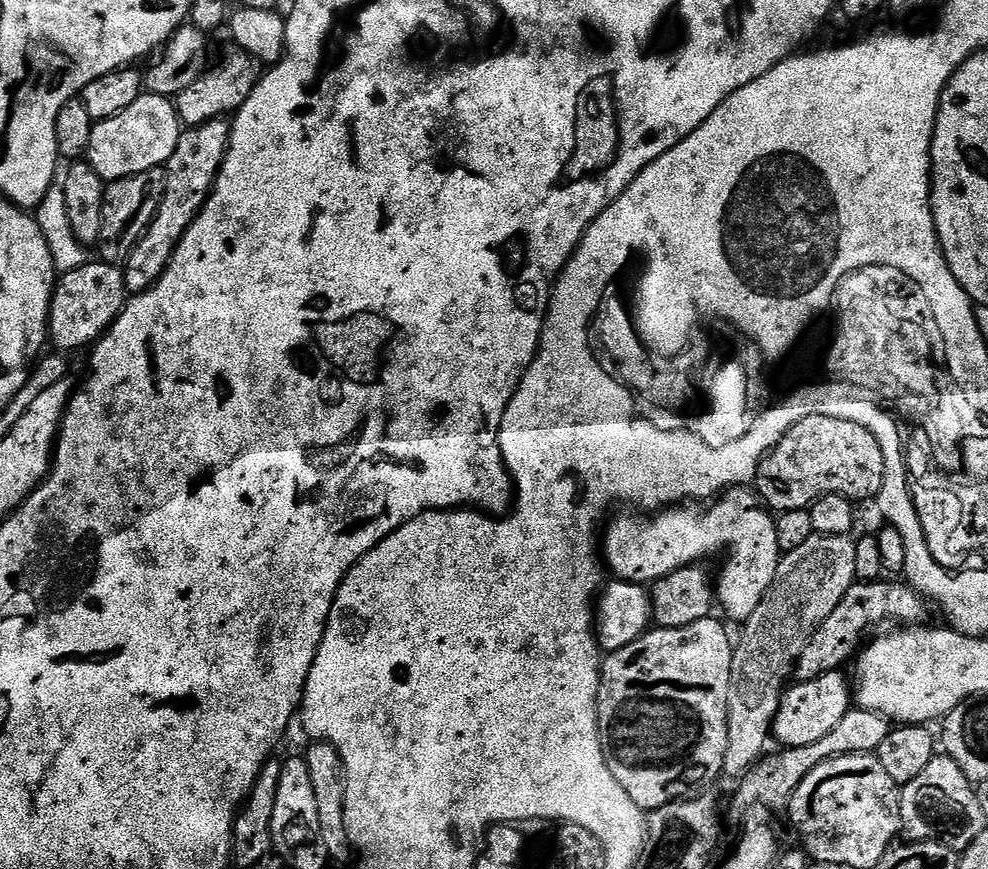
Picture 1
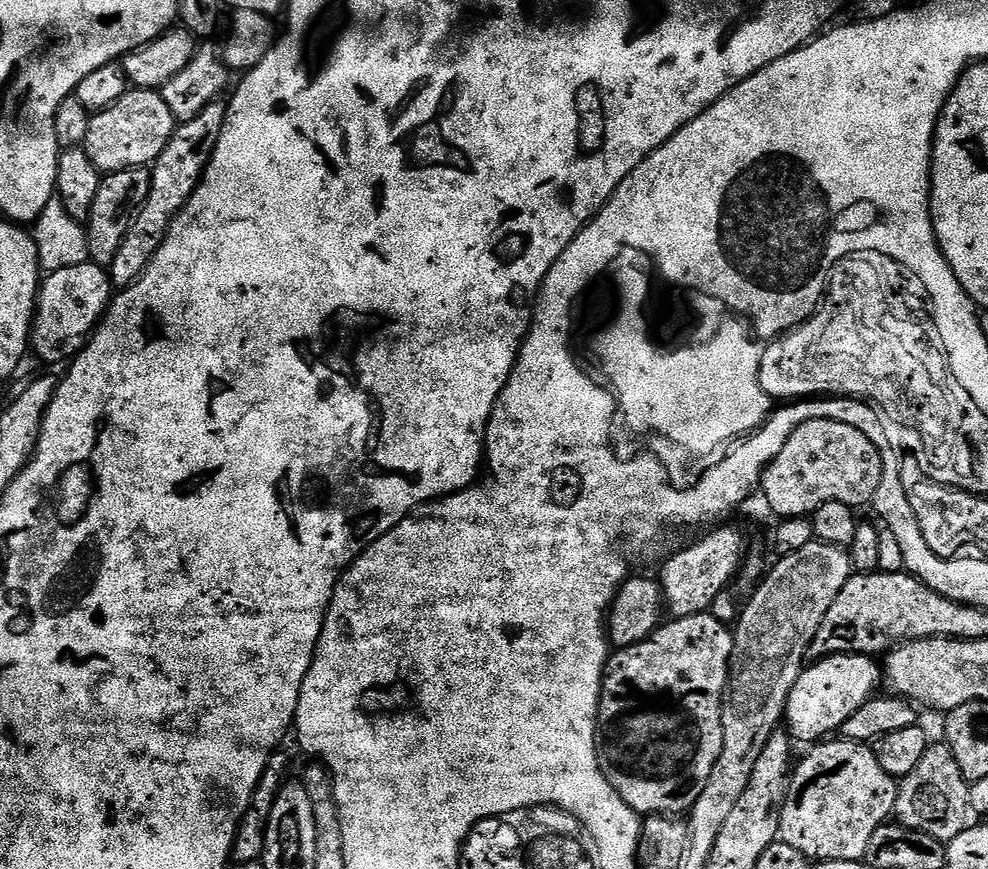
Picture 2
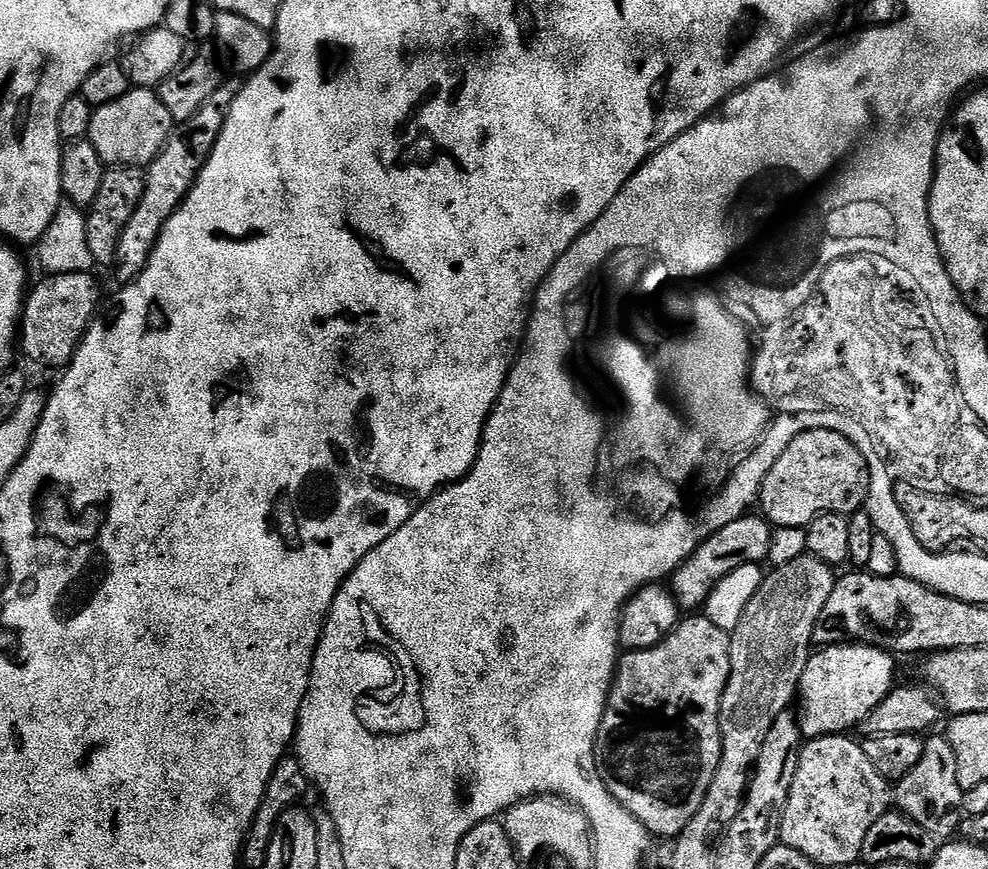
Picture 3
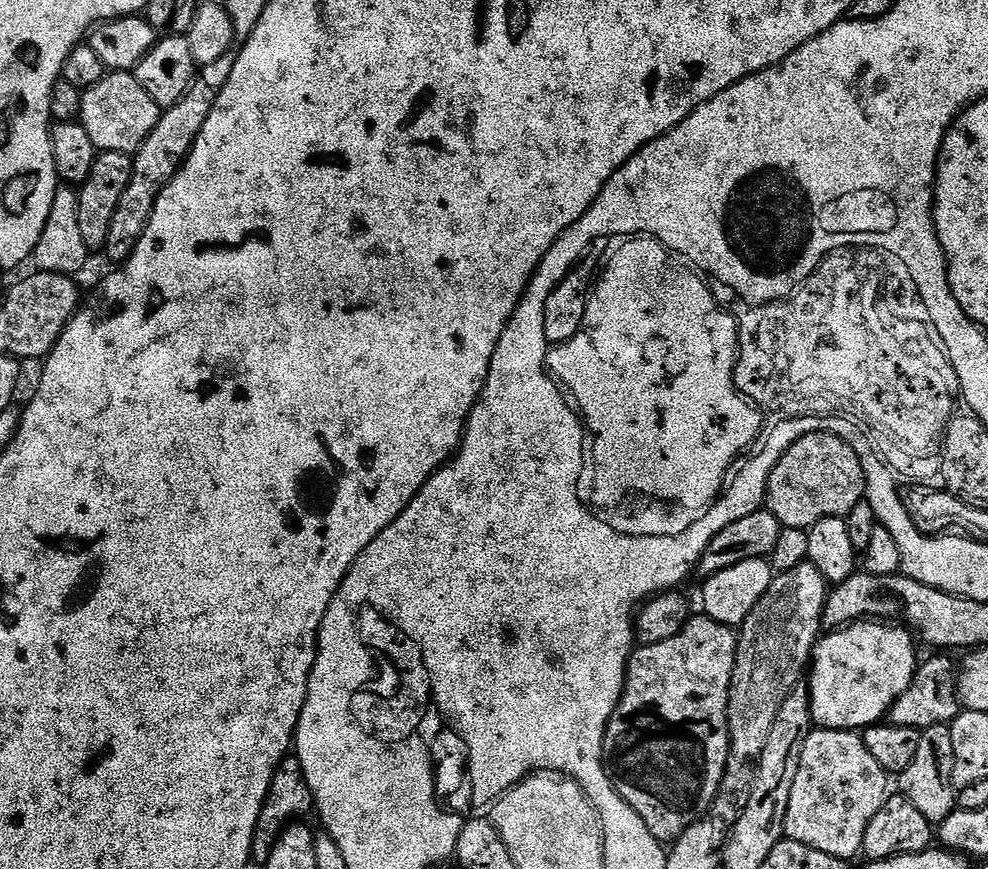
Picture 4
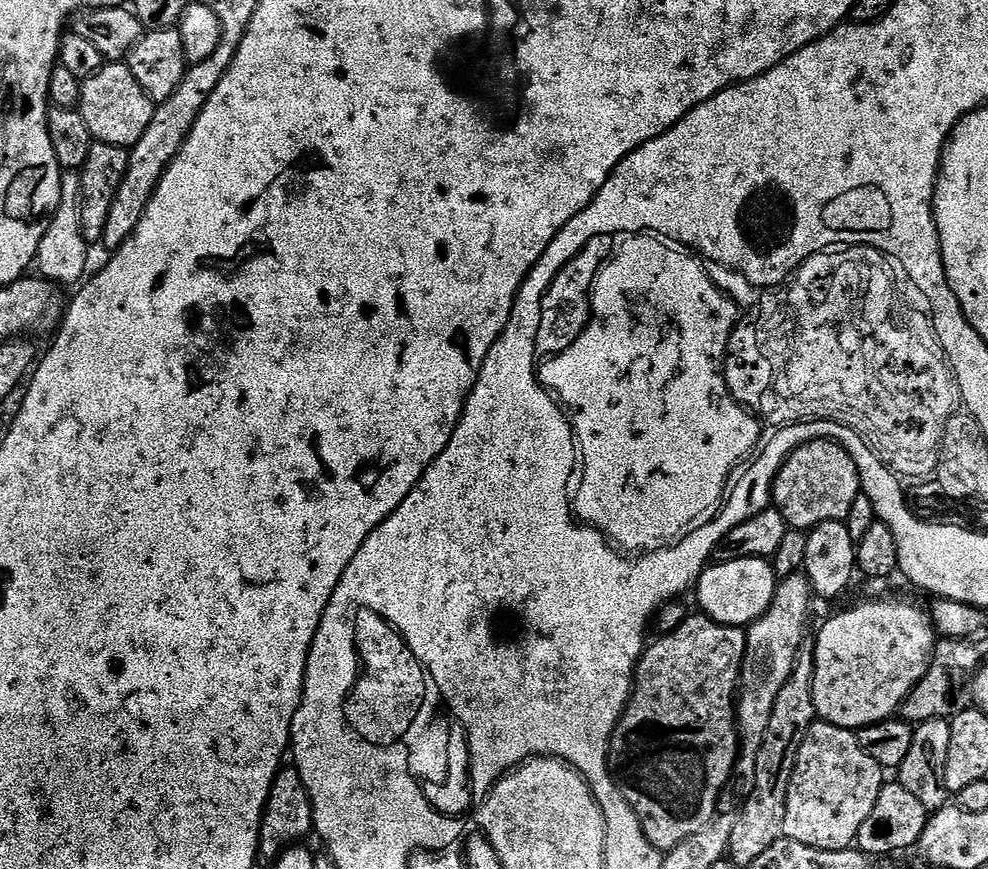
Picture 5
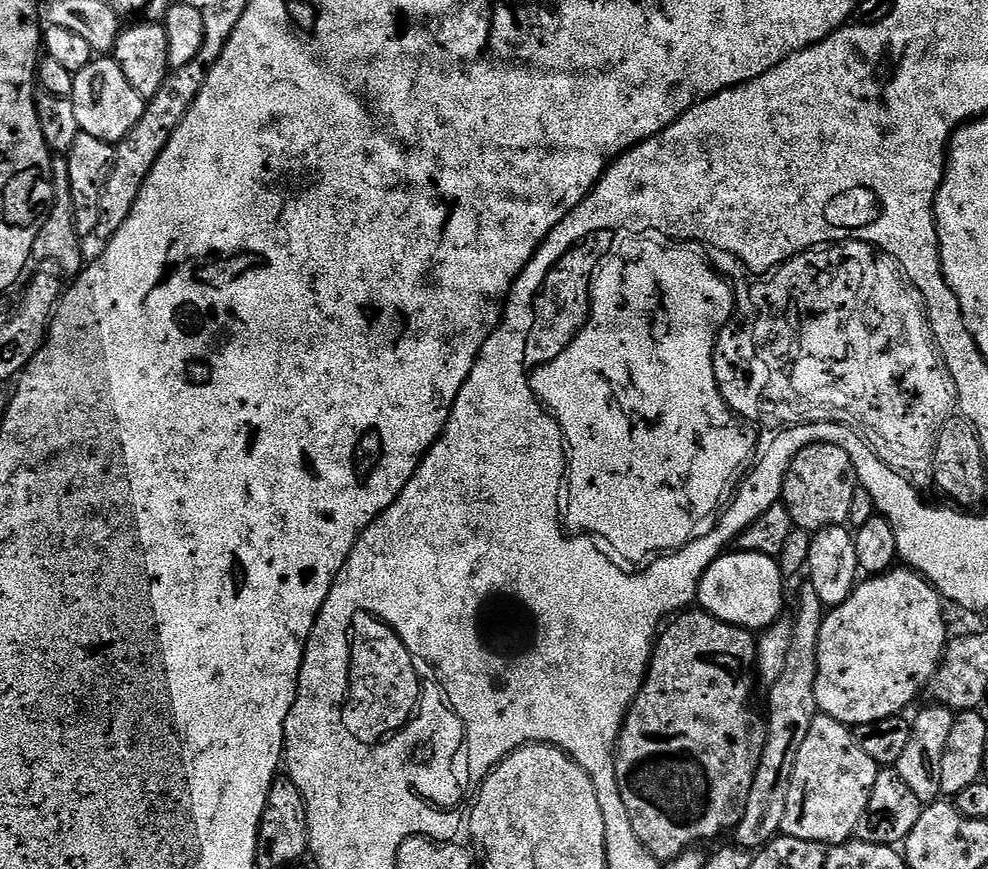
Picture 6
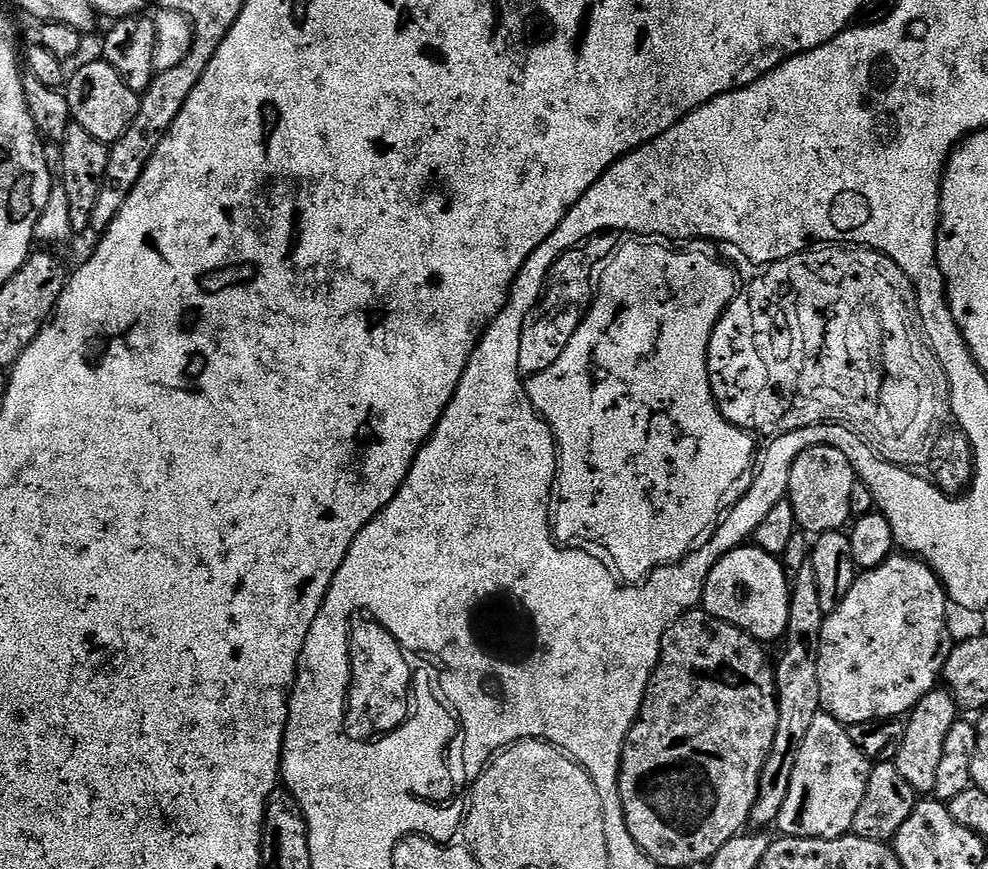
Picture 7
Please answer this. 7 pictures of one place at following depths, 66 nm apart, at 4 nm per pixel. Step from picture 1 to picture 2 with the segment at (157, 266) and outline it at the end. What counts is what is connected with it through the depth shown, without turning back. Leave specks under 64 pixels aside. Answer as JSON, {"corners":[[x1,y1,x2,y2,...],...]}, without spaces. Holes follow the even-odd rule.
{"corners":[[213,102,206,106,206,110,202,110,202,114,198,114,198,118,190,118,190,122,185,124,177,123,176,131,172,133,166,150,162,150,151,169,152,190,148,201,140,207,140,213,132,221,132,227,124,235,118,254,111,262,110,275,117,289,123,290,135,284,150,266,154,254,158,254,173,220,188,205,200,181,203,180,227,117,227,103]]}

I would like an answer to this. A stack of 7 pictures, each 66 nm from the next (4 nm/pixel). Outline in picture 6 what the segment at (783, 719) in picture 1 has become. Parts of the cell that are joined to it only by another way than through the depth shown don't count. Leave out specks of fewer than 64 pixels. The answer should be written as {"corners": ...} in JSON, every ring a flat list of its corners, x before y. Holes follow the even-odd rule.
{"corners":[[896,566,883,574,861,579,852,589,852,596,831,609,822,622,822,634,818,634,817,709,849,726,901,715,907,704,915,702,916,692,927,689,944,657,950,631,944,621,943,607,942,597,932,583,907,566]]}

